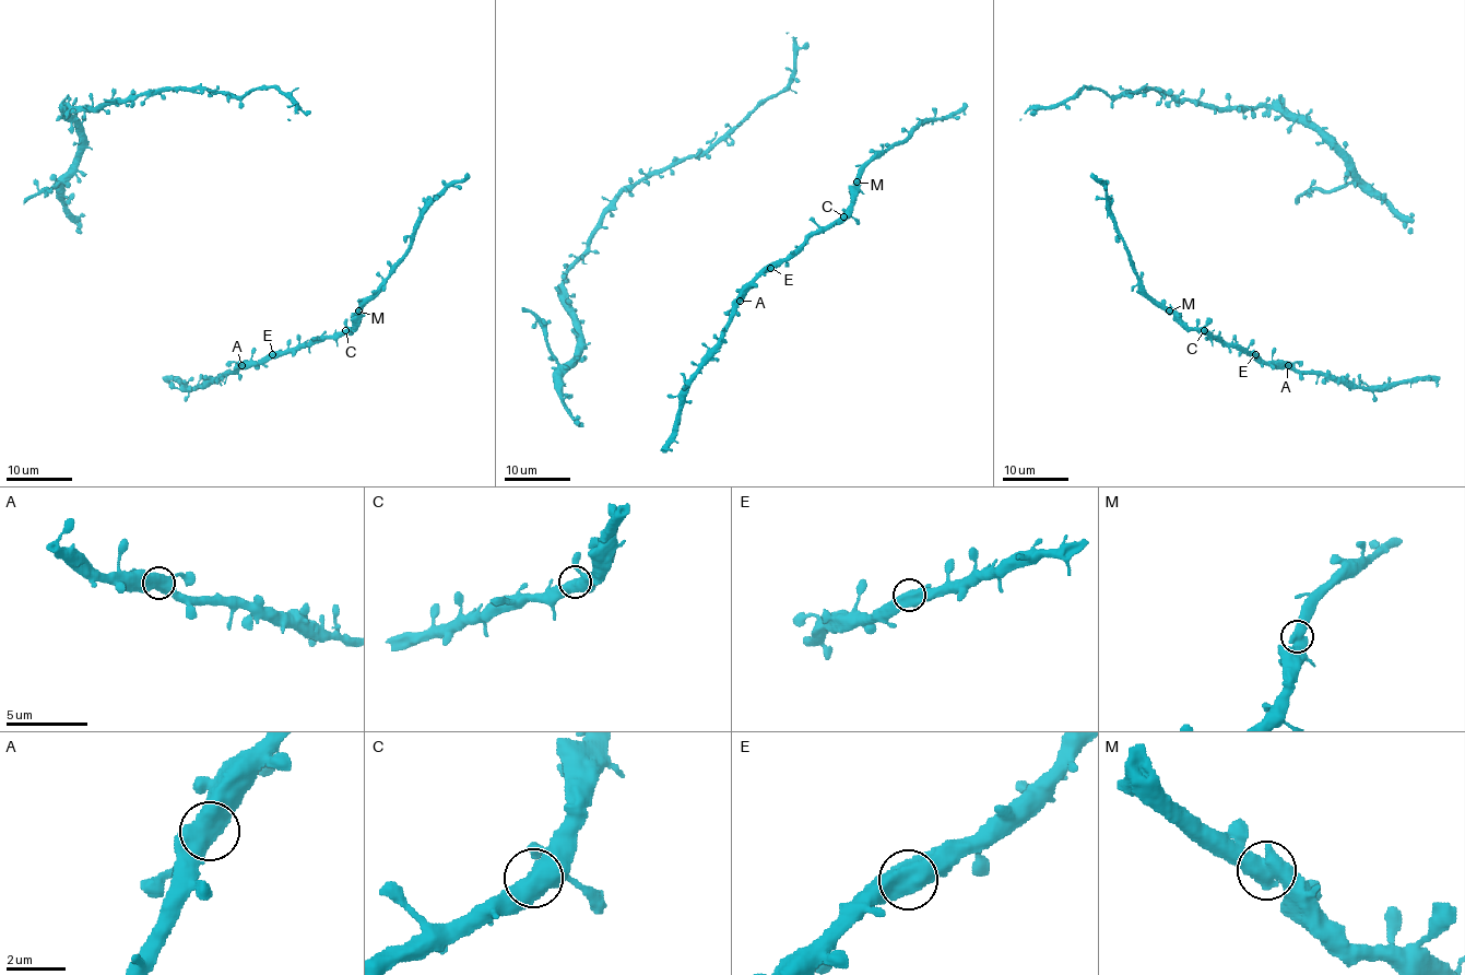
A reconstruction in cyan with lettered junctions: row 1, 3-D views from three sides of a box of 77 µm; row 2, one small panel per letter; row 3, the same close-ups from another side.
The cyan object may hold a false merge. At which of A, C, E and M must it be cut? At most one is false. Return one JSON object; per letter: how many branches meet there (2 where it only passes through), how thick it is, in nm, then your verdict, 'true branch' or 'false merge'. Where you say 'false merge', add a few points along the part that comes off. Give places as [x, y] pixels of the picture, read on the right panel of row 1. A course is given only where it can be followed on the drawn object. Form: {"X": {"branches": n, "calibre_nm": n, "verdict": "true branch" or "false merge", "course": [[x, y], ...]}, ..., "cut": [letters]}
{"A": {"branches": 2, "calibre_nm": 600, "verdict": "true branch"}, "C": {"branches": 2, "calibre_nm": 600, "verdict": "true branch"}, "E": {"branches": 2, "calibre_nm": 600, "verdict": "true branch"}, "M": {"branches": 2, "calibre_nm": 650, "verdict": "true branch"}, "cut": []}

